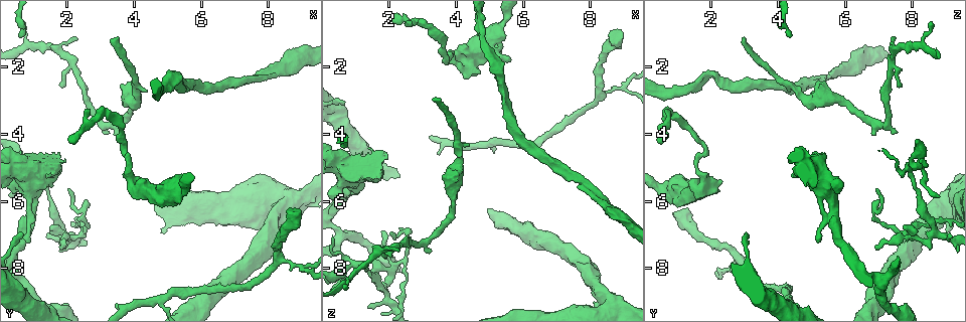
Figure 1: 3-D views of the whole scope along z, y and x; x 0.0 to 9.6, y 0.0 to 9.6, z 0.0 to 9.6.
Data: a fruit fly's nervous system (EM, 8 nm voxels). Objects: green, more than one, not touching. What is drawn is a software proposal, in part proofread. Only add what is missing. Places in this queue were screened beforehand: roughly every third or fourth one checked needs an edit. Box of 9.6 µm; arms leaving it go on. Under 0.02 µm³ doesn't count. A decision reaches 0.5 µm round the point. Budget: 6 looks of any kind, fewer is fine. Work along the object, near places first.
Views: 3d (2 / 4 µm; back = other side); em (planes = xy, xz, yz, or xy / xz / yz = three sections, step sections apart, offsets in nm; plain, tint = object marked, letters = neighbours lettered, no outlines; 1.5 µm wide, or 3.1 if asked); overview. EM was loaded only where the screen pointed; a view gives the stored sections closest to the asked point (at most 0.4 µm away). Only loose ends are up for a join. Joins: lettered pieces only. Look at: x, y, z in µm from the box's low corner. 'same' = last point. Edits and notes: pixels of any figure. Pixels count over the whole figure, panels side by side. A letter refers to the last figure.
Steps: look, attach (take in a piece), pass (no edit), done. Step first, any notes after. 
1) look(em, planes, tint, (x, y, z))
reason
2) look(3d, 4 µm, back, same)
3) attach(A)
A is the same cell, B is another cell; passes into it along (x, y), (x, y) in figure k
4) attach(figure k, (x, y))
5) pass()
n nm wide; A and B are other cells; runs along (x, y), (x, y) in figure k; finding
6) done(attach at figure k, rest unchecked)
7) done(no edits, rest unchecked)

look(em, yz, step 4, tint, (1.40, 7.05, 9.15))

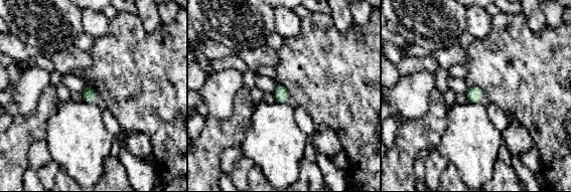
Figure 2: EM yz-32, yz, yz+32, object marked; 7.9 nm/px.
look(em, planes, letters, same)
cut it another way

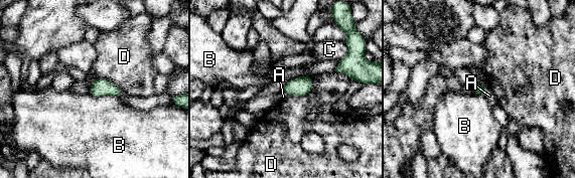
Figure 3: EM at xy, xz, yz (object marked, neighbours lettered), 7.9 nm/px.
attach(A)
A is the same cell, B, C and D are other cells; passes into it along (301, 85), (290, 93), (283, 97) in figure 3; the cell continues

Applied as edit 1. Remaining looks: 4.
look(overview)
redraw

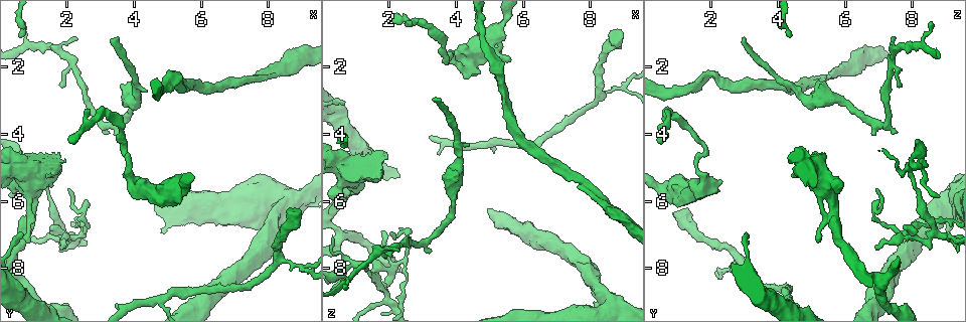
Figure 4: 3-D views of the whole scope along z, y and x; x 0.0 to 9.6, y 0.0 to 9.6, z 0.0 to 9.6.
look(em, planes, plain, (0.65, 0.70, 8.55))
an open end

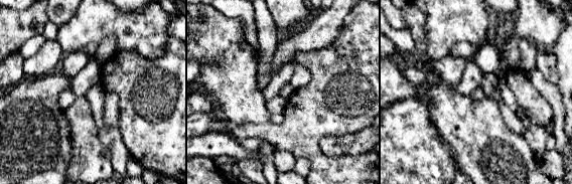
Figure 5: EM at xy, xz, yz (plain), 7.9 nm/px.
look(em, planes, letters, same)

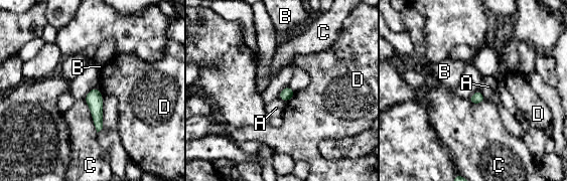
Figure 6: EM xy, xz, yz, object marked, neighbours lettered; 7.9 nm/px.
pass()
90 nm wide; A, B, C and D are other cells; border along (479, 89), (485, 100) in figure 6; no lettered piece goes on from it

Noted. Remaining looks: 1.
done(attach at figure 3, rest unchecked)

